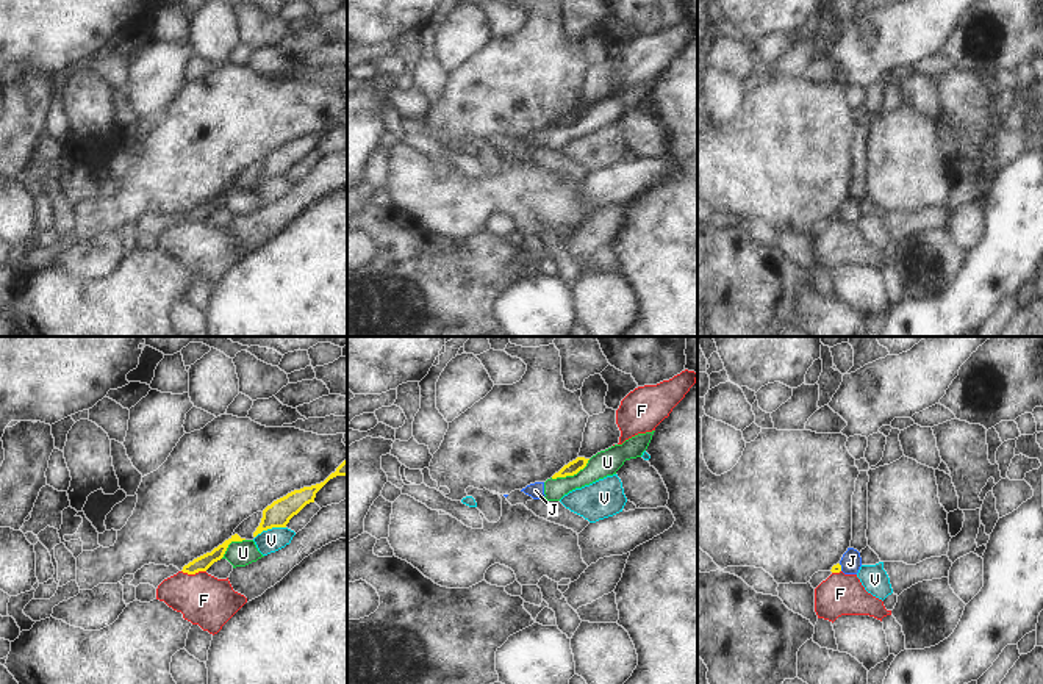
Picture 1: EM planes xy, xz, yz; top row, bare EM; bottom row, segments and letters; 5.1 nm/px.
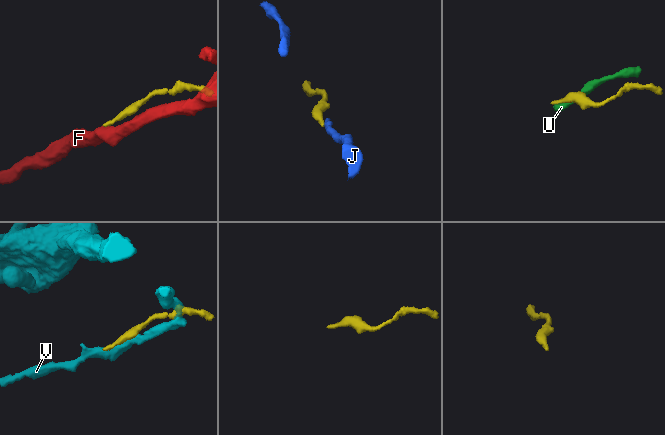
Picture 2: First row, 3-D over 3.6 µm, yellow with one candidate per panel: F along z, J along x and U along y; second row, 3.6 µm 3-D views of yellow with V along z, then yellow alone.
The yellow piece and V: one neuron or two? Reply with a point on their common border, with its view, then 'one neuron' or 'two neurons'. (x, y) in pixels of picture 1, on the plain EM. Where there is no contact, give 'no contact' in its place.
contact xy (269, 177); two neurons

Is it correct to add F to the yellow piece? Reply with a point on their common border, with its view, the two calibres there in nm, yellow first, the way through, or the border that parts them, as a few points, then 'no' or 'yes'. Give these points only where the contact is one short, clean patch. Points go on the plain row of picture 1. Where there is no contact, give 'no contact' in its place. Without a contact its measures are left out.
contact xy (194, 223); calibres 80 and 260 nm; border xy (182, 219), (188, 223), (205, 221); no

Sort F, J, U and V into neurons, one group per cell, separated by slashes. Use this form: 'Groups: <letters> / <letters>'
Groups: F / J U / V

